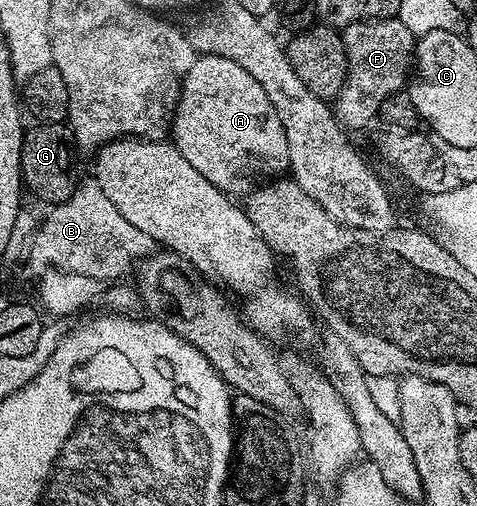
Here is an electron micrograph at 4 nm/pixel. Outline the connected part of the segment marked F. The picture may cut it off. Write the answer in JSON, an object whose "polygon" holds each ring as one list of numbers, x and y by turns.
{"polygon":[[398,17,358,20,341,30,343,48,349,71,341,93,335,99,338,122,350,131,365,126,377,118,387,96,406,89,415,58,415,35]]}

